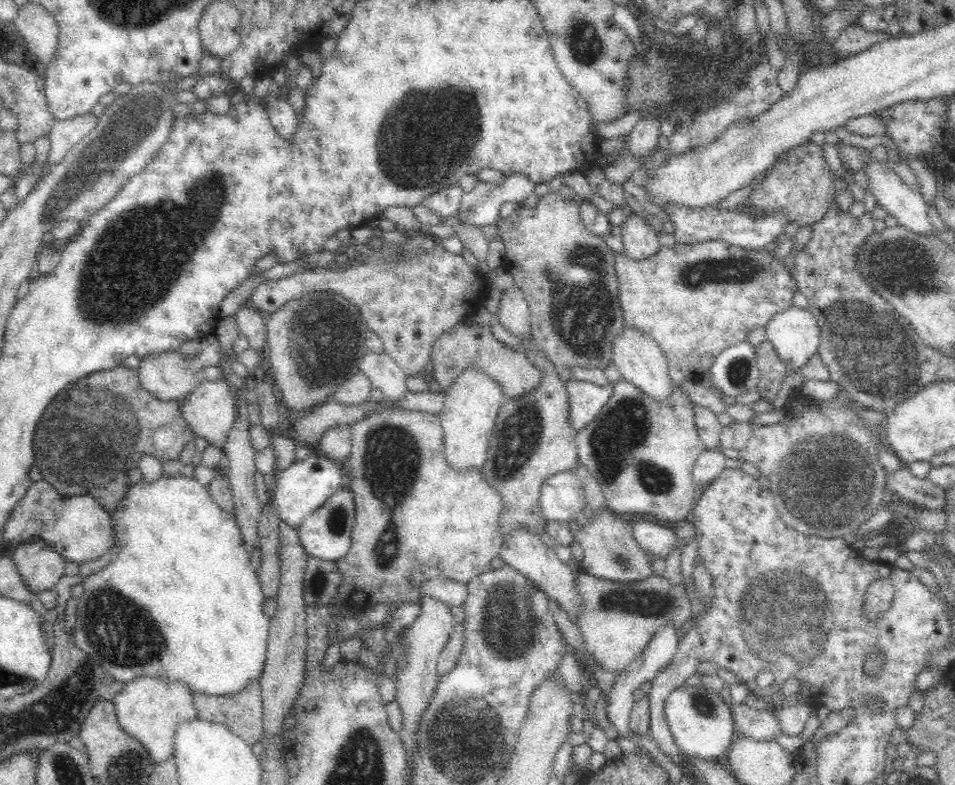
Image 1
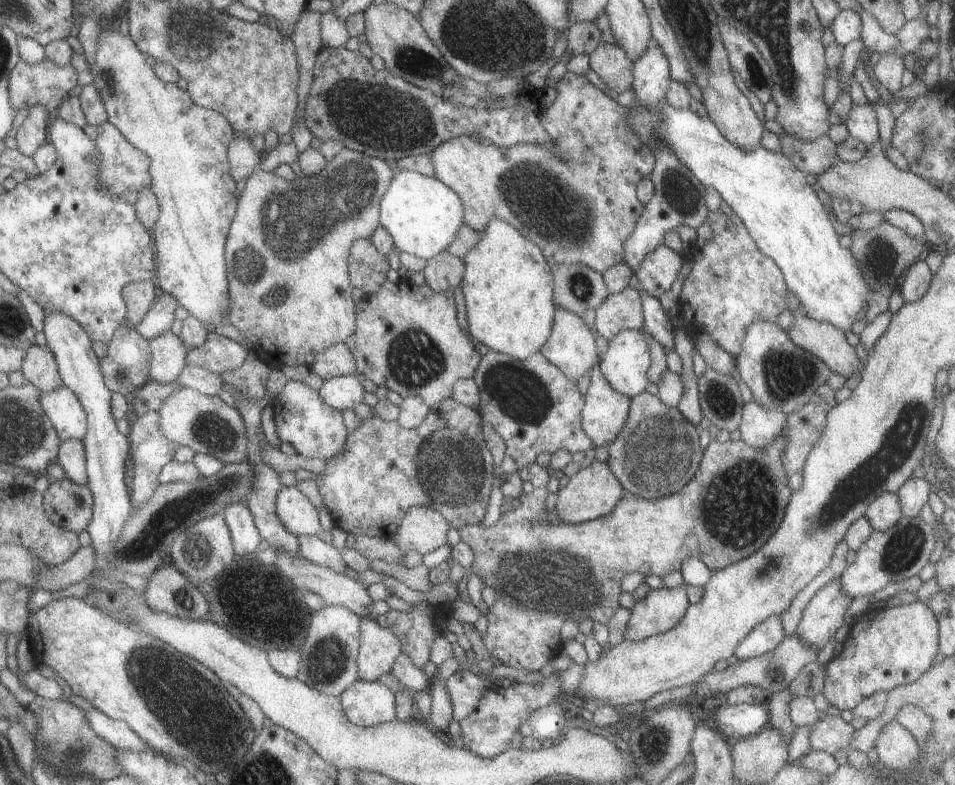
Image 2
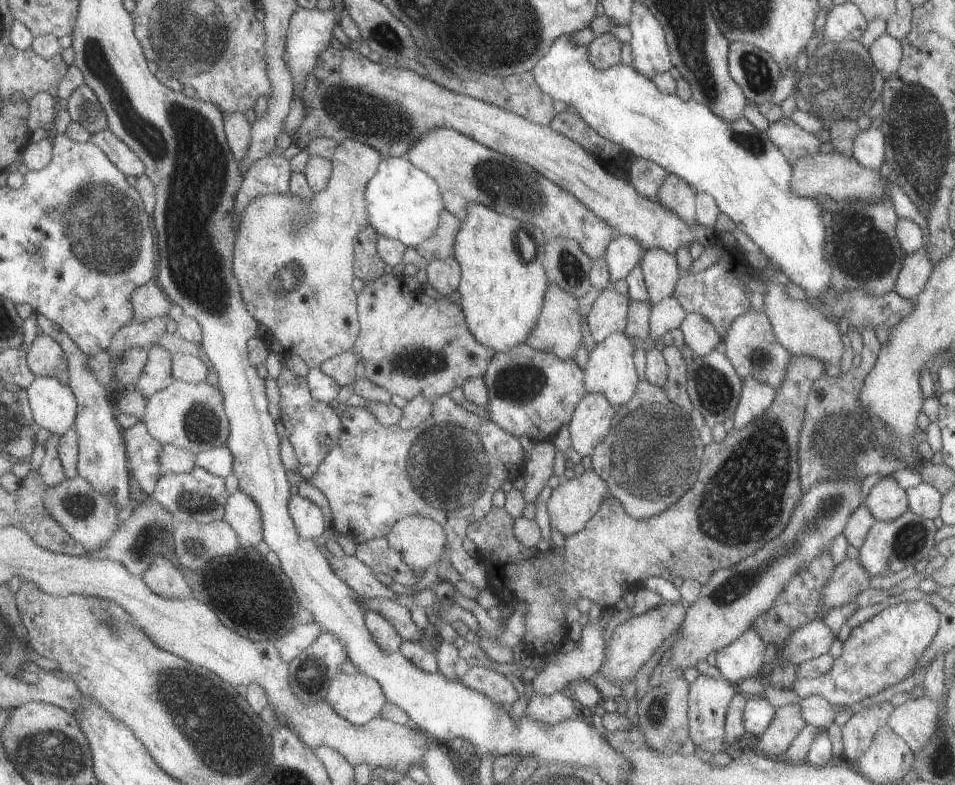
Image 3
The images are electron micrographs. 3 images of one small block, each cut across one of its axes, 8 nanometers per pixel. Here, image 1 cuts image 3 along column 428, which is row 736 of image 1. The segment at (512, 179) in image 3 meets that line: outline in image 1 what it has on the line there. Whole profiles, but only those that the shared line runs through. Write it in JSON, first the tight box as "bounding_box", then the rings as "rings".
{"bounding_box":[111,675,197,764],"rings":[[[141,675],[125,681],[119,693],[111,700],[119,725],[148,750],[152,763],[160,764],[173,756],[175,728],[178,721],[197,714],[191,690],[186,683],[164,675]]]}

